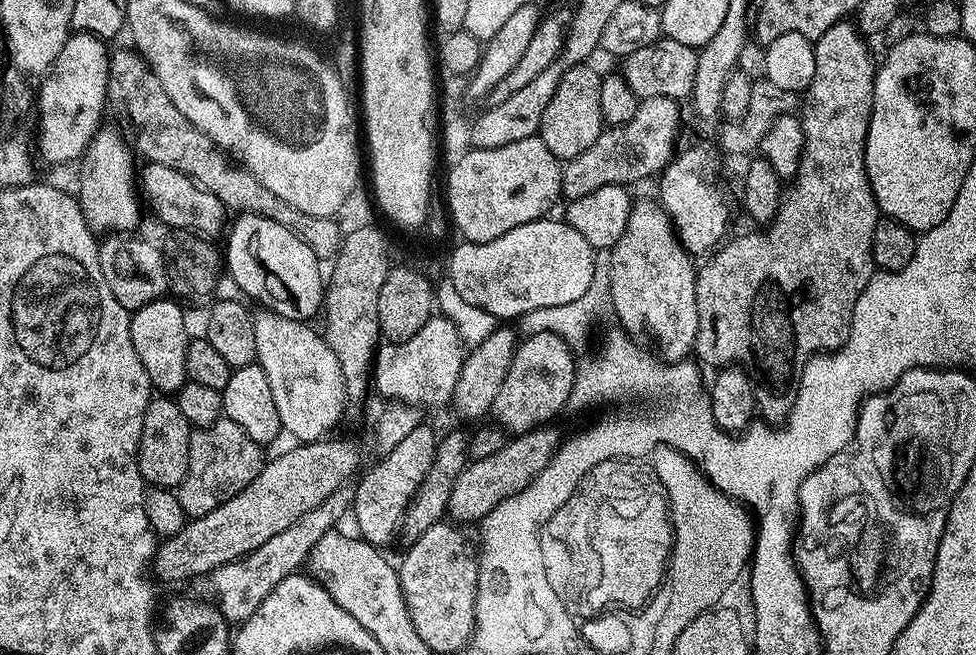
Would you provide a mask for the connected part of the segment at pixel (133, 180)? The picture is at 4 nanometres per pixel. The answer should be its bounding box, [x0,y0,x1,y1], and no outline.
[78,126,142,234]

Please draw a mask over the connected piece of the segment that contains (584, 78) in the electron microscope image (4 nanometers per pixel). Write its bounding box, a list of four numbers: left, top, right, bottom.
[538,63,604,162]

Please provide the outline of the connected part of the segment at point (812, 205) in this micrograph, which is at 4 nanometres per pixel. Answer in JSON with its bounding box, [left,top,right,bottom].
[694,19,882,426]

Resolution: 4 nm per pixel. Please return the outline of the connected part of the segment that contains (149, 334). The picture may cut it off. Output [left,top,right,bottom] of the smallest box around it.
[130,298,190,394]

